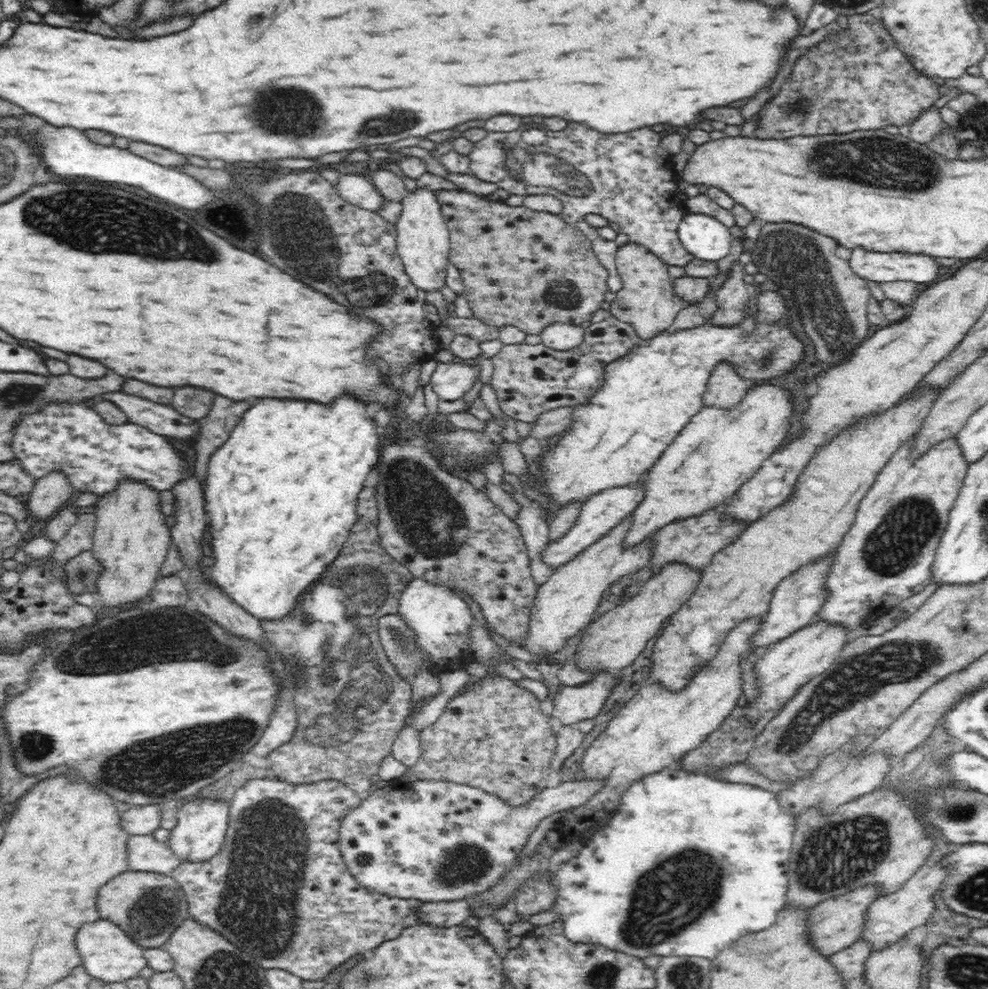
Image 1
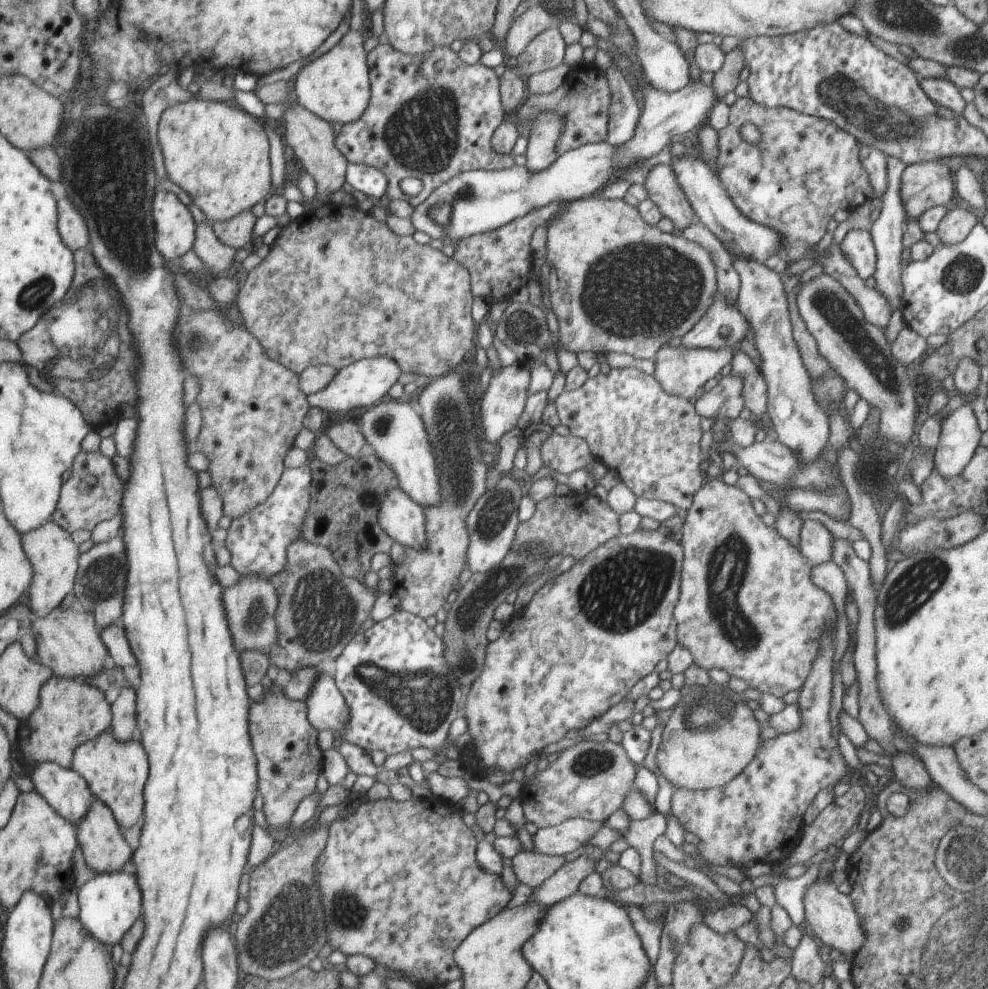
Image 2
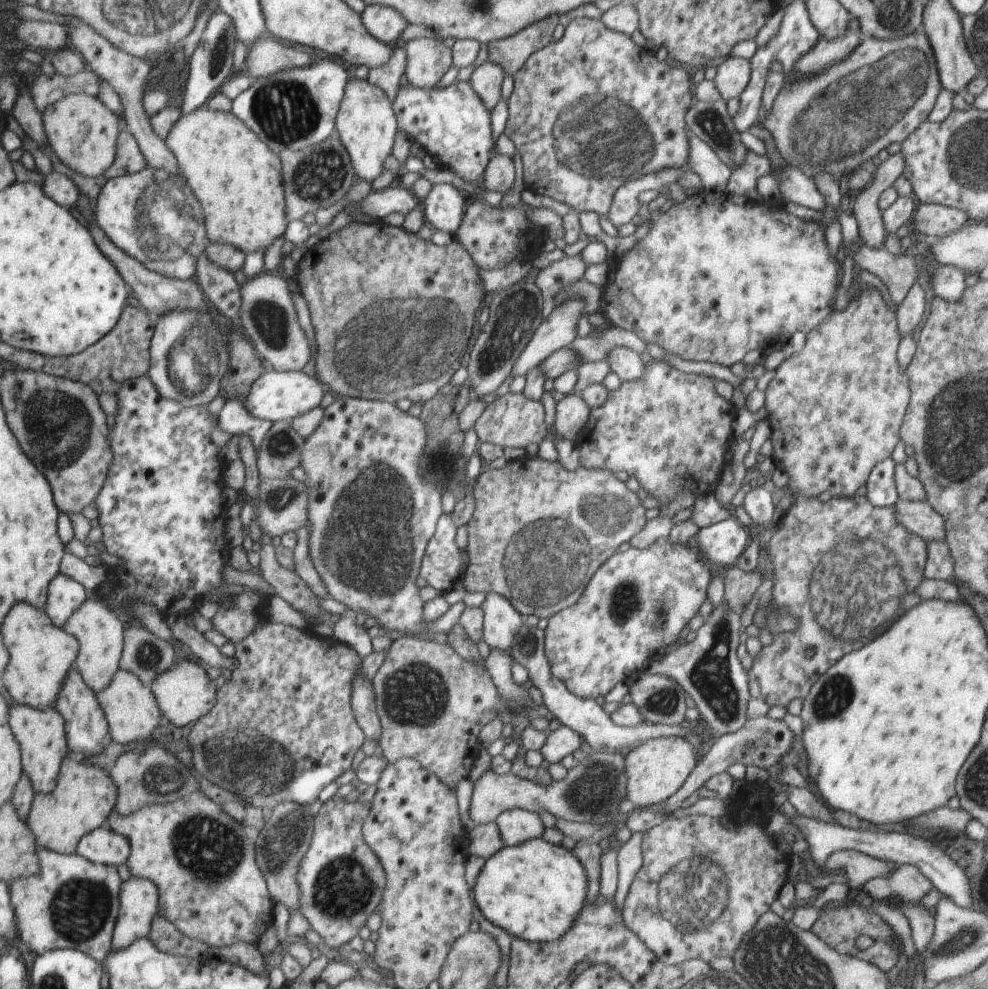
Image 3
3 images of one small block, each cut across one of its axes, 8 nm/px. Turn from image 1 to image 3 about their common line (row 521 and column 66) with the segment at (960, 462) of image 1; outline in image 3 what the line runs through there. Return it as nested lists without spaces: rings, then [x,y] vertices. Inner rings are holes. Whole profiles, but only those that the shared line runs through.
[[[39,849],[41,871],[37,877],[18,879],[11,883],[10,894],[17,914],[20,942],[31,946],[37,956],[58,949],[76,949],[104,963],[112,951],[114,931],[120,914],[120,893],[123,883],[117,868],[90,862],[76,854],[60,854]]]

